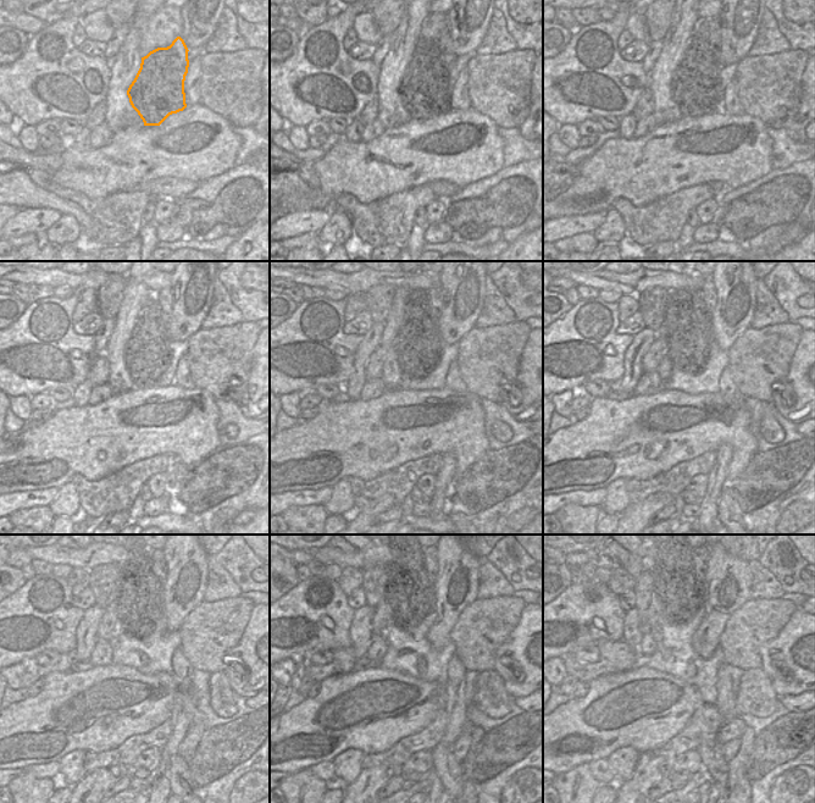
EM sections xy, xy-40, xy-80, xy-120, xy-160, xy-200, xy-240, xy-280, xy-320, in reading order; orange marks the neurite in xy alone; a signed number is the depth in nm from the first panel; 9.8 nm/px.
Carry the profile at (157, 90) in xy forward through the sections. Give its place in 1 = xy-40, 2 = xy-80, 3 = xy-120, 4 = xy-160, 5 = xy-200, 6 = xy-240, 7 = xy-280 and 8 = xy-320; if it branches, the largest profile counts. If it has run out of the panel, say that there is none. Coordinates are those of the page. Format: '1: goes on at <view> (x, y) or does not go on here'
1: goes on at xy-40 (425, 90)
2: goes on at xy-80 (696, 87)
3: goes on at xy-120 (147, 354)
4: goes on at xy-160 (417, 345)
5: goes on at xy-200 (689, 327)
6: goes on at xy-240 (139, 594)
7: goes on at xy-280 (409, 592)
8: goes on at xy-320 (680, 590)

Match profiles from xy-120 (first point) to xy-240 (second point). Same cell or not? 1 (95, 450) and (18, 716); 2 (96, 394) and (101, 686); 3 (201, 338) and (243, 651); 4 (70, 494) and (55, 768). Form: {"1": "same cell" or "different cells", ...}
{"1": "same cell", "2": "different cells", "3": "different cells", "4": "different cells"}

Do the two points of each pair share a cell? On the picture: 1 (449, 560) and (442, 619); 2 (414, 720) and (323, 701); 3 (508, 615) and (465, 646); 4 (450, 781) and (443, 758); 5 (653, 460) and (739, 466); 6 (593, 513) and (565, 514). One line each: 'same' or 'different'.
1: same
2: same
3: same
4: same
5: same
6: same

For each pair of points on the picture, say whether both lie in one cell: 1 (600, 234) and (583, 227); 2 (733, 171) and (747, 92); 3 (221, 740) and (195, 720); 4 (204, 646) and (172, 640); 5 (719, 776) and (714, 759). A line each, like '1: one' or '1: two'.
1: two
2: two
3: two
4: two
5: one

